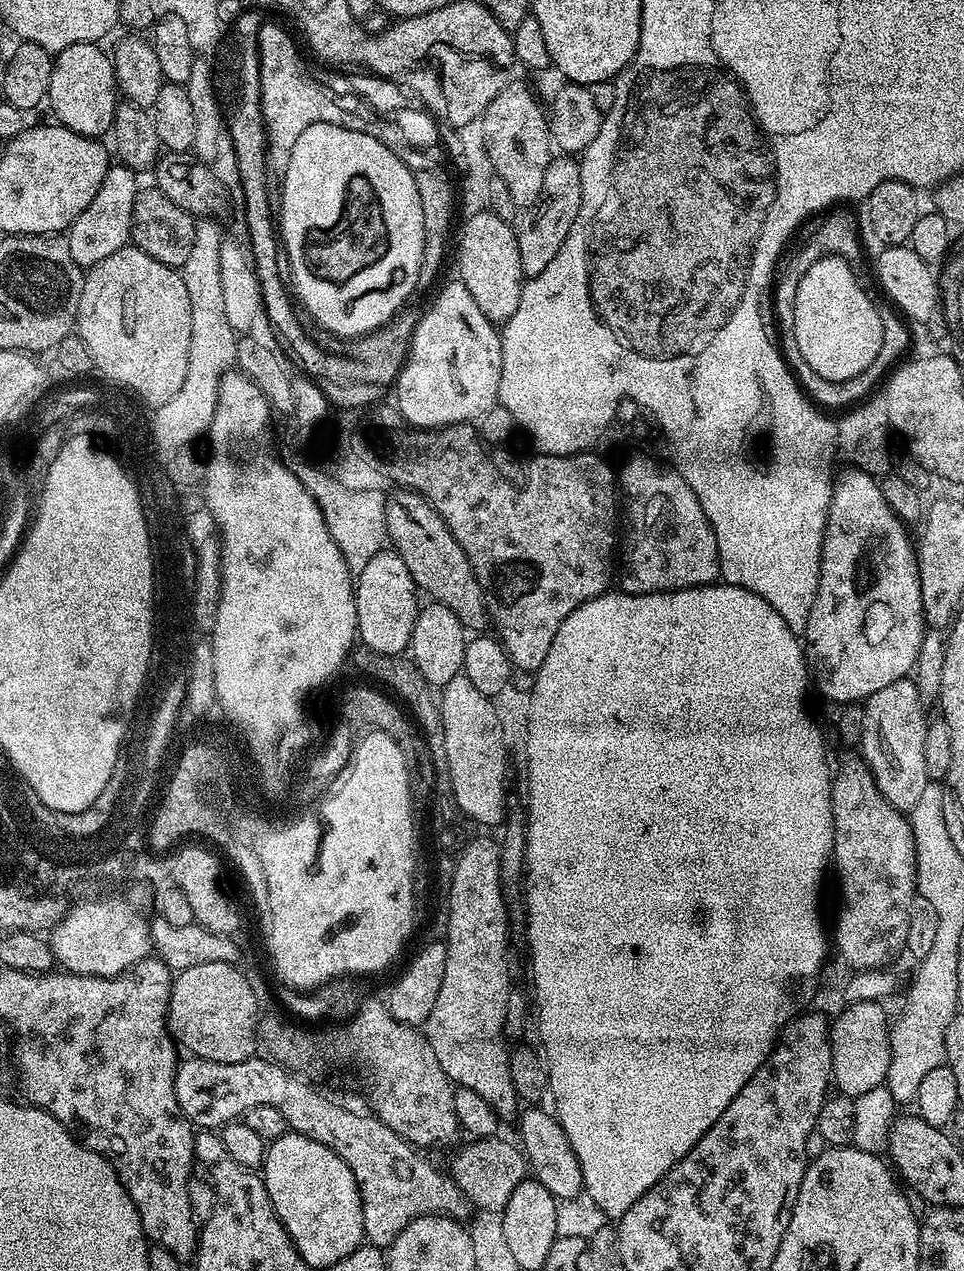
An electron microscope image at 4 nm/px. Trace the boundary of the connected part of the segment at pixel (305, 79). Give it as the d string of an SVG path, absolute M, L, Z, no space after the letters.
M261 23L258 34L260 51L260 81L262 82L262 114L268 135L268 171L271 179L283 181L286 166L290 166L290 154L294 142L306 126L326 124L326 118L316 116L320 112L320 100L331 98L332 92L321 87L315 75L304 65L302 57L296 53L296 44L292 36L284 32L280 24Z

